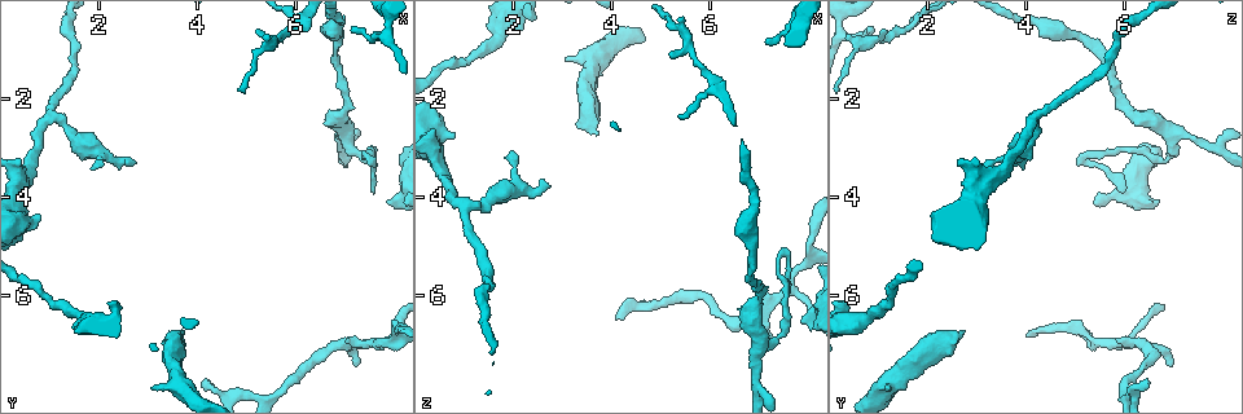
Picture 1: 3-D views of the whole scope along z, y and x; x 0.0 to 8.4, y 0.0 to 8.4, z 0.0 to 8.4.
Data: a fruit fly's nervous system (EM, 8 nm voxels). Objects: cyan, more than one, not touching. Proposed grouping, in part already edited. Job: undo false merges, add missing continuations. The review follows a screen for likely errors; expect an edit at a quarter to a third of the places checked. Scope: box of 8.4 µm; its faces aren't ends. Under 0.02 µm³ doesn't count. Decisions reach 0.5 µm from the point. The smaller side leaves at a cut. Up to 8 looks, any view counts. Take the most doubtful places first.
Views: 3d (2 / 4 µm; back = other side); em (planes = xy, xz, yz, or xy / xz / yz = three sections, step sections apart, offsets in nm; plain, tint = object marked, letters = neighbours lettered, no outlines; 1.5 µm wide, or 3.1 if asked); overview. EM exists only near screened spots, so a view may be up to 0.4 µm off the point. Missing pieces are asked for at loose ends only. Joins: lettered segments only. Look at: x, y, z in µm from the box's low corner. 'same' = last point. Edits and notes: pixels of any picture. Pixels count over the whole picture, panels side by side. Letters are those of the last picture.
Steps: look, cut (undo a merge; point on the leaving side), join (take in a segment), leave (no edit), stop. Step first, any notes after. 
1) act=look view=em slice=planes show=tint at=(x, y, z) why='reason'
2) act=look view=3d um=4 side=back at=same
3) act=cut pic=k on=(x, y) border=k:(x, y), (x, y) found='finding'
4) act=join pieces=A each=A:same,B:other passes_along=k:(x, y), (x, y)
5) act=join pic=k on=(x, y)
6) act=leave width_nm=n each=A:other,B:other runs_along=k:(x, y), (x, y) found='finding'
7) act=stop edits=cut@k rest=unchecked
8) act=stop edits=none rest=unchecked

act=look view=em slice=planes show=letters at=(4.15, 7.75, 6.50) why='free end'

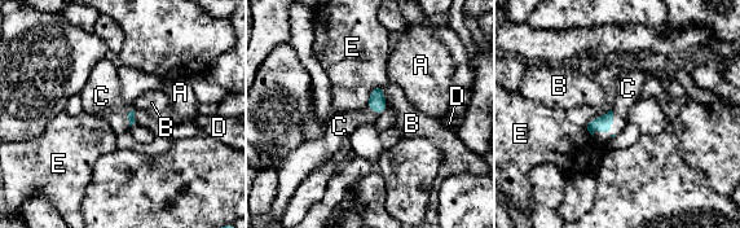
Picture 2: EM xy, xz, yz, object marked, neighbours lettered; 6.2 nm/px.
act=join pieces=C longest_contact=E:200nm each=A:other,B:other,C:same,D:other,E:other passes_along=2:(603, 123), (609, 131), (626, 95) found='it goes on there'

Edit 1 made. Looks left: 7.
act=look view=overview

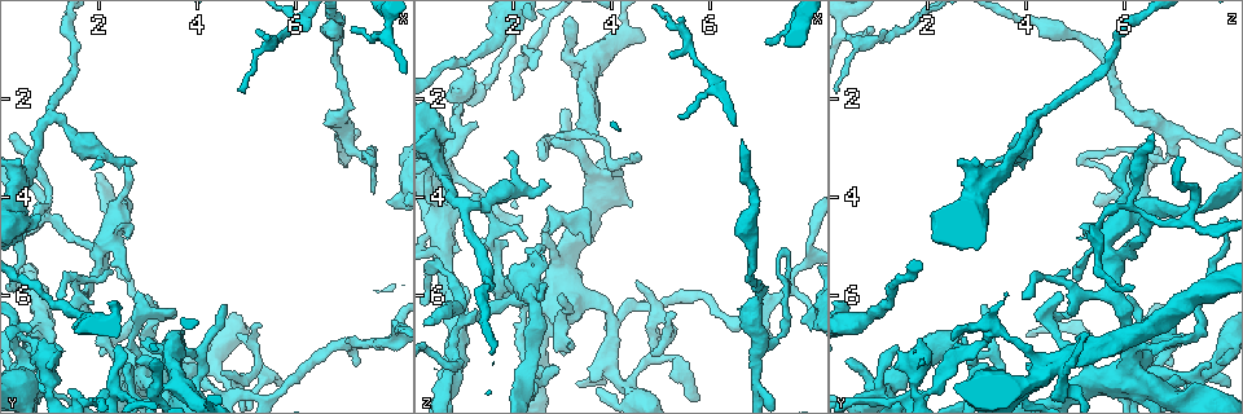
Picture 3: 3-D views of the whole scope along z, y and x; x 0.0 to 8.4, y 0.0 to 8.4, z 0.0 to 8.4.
act=look view=3d um=2 at=(2.55, 3.30, 3.65) why='branch stops here'

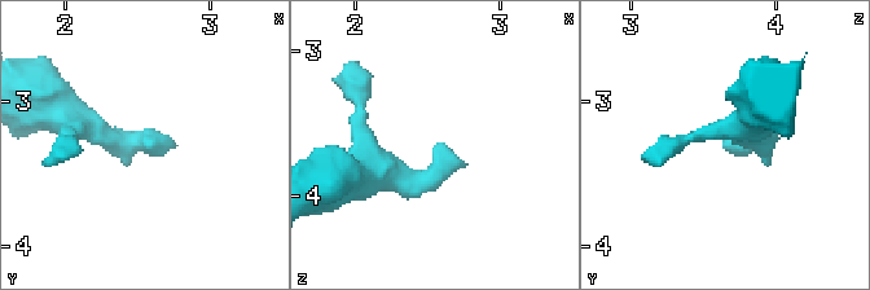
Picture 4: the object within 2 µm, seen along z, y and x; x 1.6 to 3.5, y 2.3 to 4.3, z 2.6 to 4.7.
act=look view=em slice=planes show=letters at=(2.56, 3.30, 3.64)

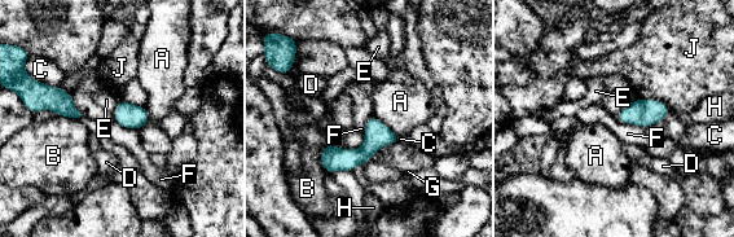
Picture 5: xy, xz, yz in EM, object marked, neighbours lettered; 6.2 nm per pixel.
act=leave each=A:other,B:other,C:other,D:other,E:other,F:other,G:other,H:other,J:other border=5:(373, 114), (400, 136) found='none of them fits'

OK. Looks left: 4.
act=stop edits=join@2 rest=unchecked

